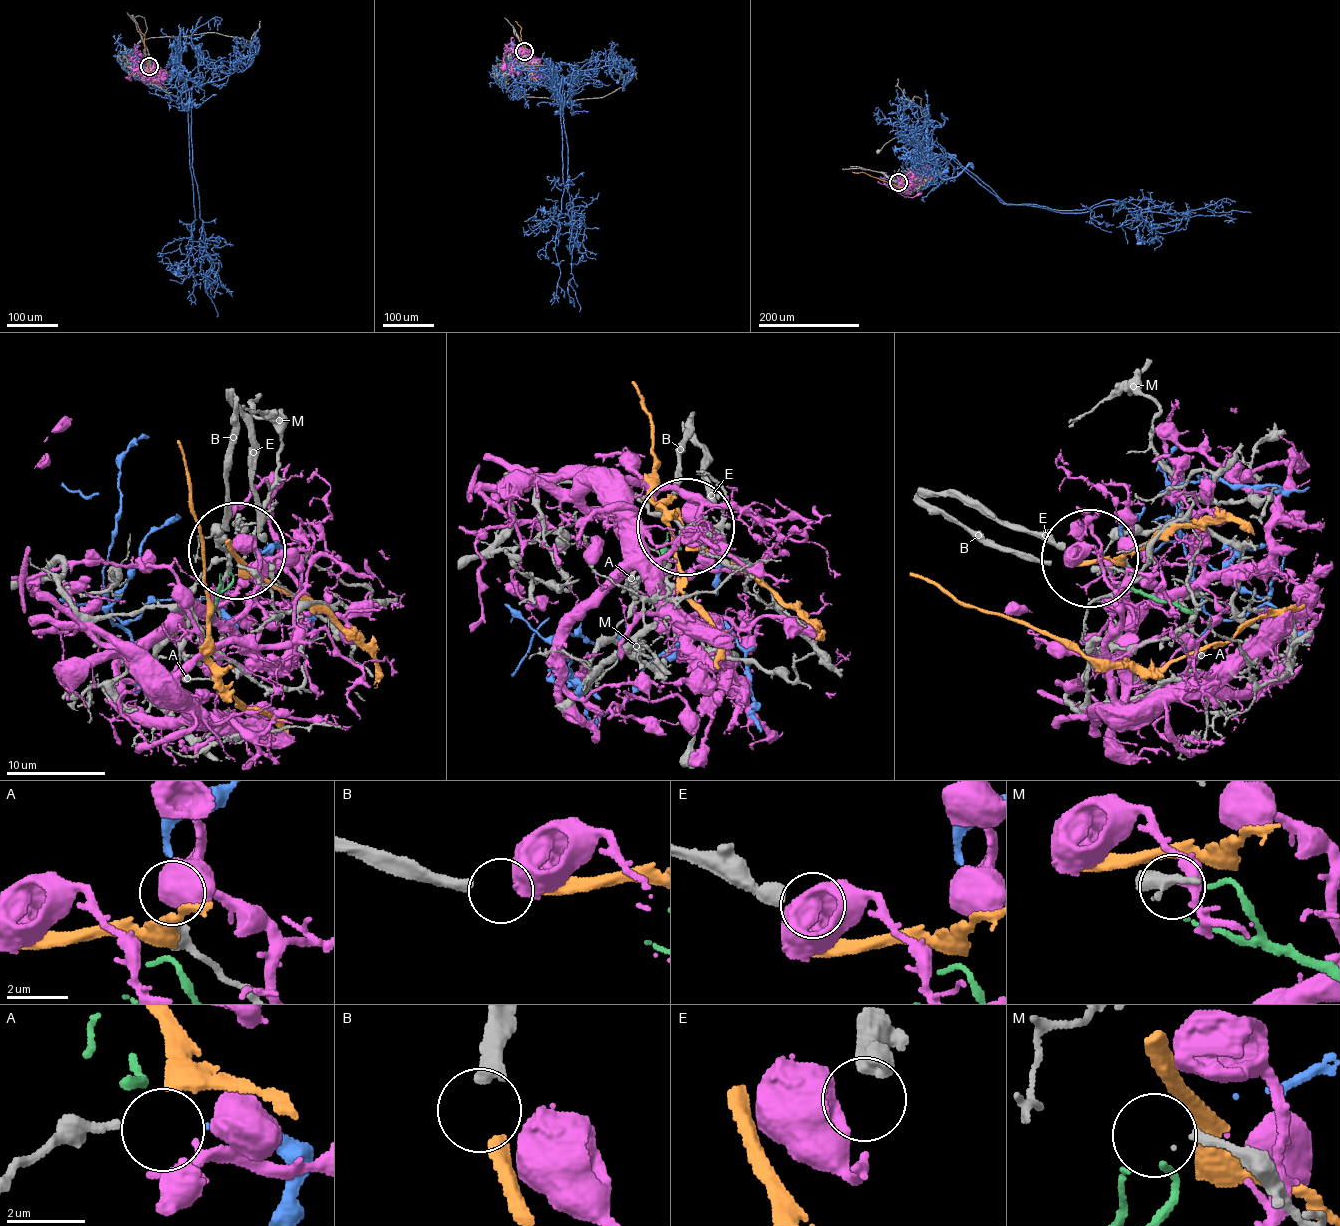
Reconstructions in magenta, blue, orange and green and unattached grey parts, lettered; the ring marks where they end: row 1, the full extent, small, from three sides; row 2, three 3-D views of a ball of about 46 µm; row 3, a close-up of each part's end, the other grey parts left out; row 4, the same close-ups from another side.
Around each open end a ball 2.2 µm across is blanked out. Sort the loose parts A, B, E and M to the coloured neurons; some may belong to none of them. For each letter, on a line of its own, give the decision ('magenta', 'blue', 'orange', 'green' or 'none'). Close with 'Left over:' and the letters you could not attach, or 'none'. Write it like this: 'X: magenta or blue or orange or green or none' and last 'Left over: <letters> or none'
A: blue
B: orange
E: none
M: green
Left over: E

